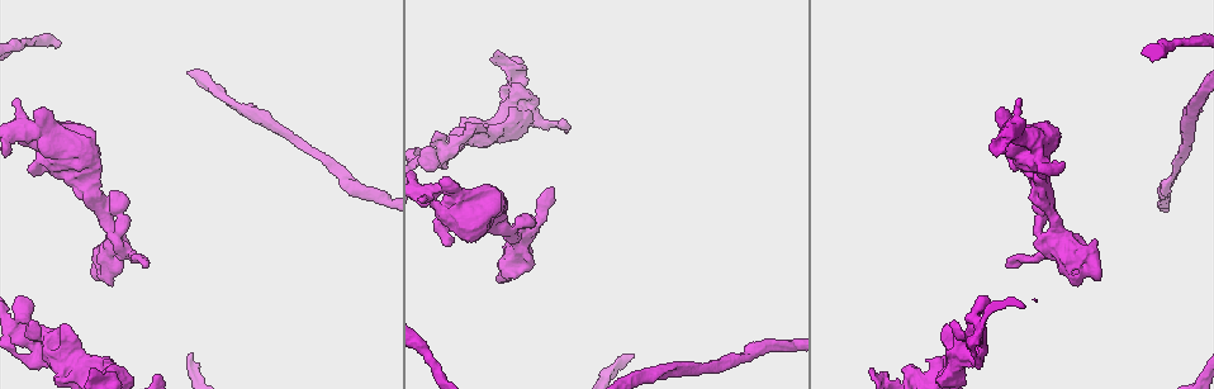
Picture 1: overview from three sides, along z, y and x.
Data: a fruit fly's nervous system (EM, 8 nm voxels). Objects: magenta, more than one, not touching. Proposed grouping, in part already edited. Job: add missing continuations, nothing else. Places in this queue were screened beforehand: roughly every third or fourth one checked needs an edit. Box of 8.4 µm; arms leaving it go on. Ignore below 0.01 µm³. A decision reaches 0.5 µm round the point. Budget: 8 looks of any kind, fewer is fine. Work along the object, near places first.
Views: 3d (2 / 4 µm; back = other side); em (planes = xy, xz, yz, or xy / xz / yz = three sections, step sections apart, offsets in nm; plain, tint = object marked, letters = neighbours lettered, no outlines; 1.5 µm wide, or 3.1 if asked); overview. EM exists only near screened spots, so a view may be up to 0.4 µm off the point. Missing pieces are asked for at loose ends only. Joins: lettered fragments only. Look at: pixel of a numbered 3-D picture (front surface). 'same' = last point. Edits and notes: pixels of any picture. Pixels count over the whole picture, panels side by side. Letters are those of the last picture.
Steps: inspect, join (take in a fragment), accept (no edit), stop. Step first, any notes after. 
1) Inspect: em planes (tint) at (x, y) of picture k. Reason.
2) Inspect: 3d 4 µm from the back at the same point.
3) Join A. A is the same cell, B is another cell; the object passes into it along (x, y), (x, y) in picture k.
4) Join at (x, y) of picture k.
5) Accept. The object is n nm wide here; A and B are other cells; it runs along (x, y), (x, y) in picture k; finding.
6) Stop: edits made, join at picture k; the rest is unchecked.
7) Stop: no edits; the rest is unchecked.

Inspect: em planes (letters) at (145, 266) of picture 1. Branch stops here.

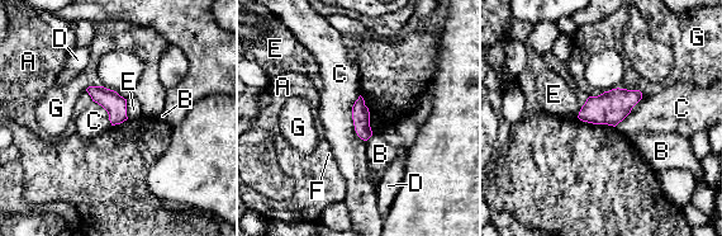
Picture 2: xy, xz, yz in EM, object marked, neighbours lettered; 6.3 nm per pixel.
Accept. The object is 110 nm wide here; the longest contact is with C, 300 nm; A, B, C, D, E, F and G are other cells; none of them fits.

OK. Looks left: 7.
Inspect: 3d 2 µm at (452, 238) of picture 1. Branch stops here.

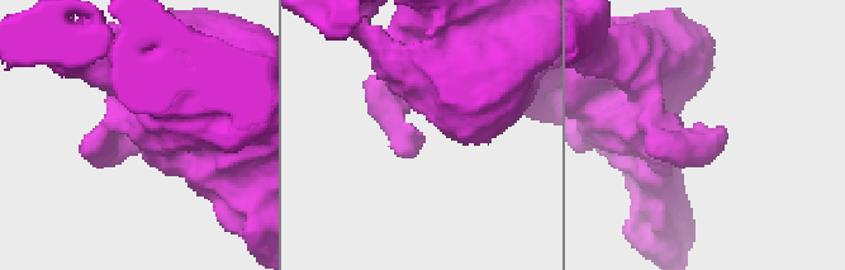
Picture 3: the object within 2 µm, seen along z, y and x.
Inspect: em planes (tint) at (702, 130) of picture 3.

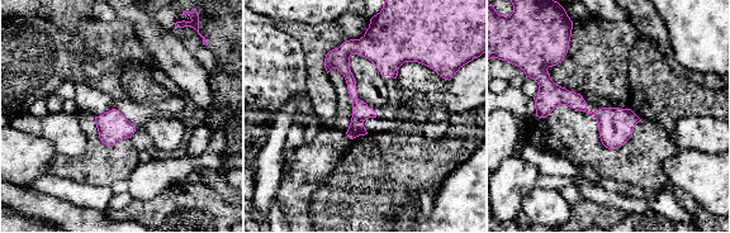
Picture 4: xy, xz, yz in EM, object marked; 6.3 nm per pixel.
Inspect: em planes (letters) at the same point. See the neighbours.

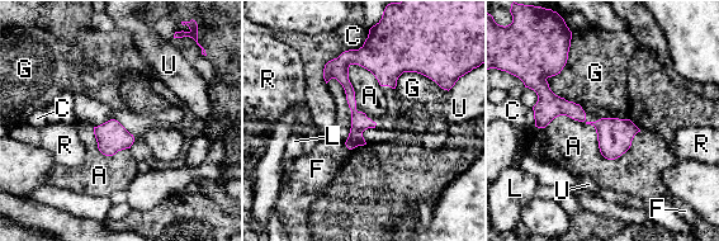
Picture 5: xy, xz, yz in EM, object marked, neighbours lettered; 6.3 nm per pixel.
Accept. A, C, F, G, L, R and U are other cells; it runs along (562, 62), (544, 91), (596, 124), (616, 154) in picture 5; none of them fits.

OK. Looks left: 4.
Inspect: 3d 4 µm at (431, 169) of picture 1. Branch stops here.

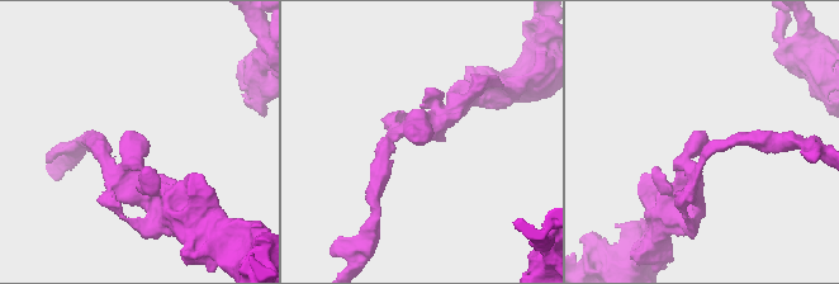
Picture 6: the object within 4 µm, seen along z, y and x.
Inspect: em yz step 8 (tint) at (702, 131) of picture 6. Now the EM.

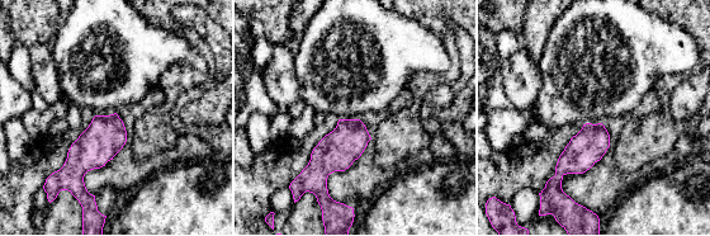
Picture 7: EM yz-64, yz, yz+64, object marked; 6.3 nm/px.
Inspect: em yz step 8 (letters) at the same point. See the neighbours.

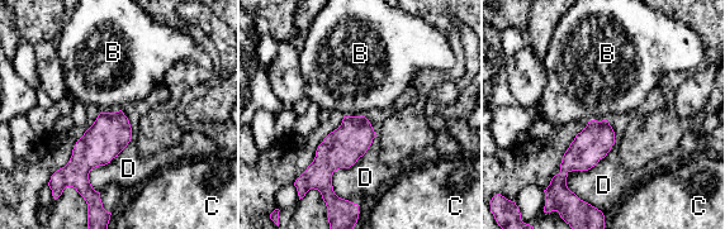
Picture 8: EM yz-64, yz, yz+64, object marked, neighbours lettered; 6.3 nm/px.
Accept. B, C and D are other cells; a border runs along (122, 110), (98, 192) in picture 8; no lettered fragment goes on from it.

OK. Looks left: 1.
Stop: no edits; the rest is unchecked.

